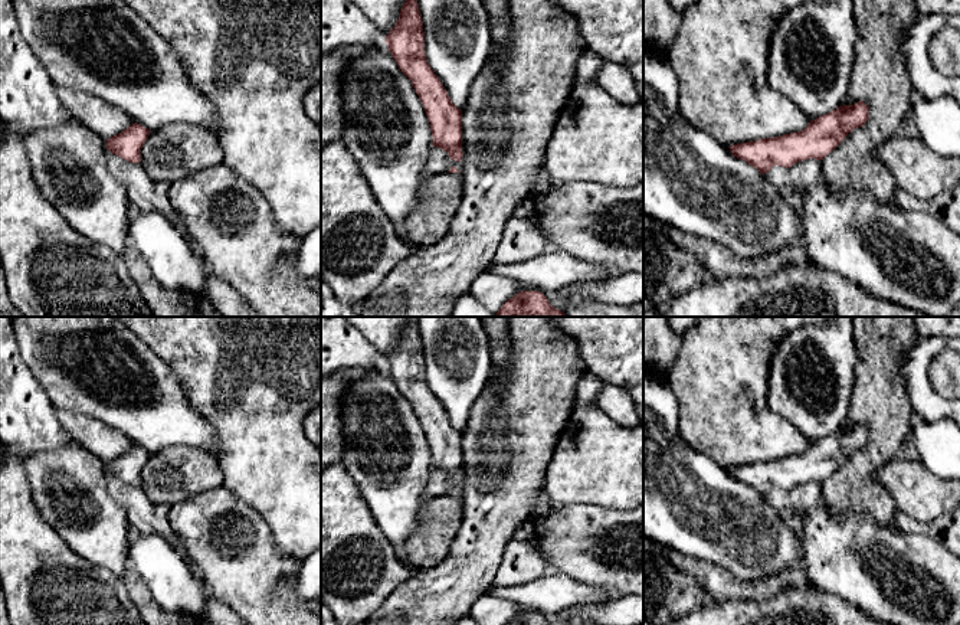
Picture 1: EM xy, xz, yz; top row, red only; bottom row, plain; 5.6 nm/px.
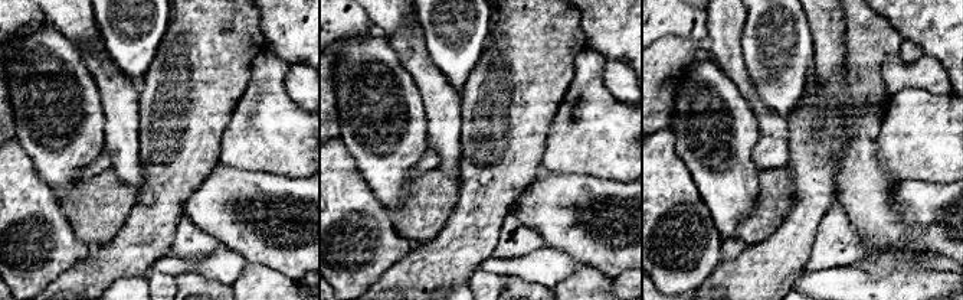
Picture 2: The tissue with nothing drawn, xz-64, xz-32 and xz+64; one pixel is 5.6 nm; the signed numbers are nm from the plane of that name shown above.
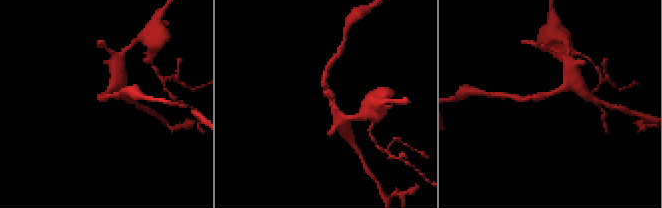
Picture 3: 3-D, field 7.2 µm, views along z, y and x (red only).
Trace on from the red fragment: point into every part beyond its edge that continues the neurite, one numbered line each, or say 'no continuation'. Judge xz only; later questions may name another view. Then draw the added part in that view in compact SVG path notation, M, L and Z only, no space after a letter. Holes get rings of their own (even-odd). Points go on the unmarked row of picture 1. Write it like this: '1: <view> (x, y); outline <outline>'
no continuation

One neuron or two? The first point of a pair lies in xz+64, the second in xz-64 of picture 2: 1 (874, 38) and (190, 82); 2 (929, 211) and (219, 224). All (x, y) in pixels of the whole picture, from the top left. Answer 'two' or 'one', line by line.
1: one
2: one

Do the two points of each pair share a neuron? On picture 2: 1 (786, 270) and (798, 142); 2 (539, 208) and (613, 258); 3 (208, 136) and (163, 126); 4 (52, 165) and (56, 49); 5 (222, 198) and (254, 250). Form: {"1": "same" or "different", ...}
{"1": "same", "2": "same", "3": "same", "4": "same", "5": "same"}

